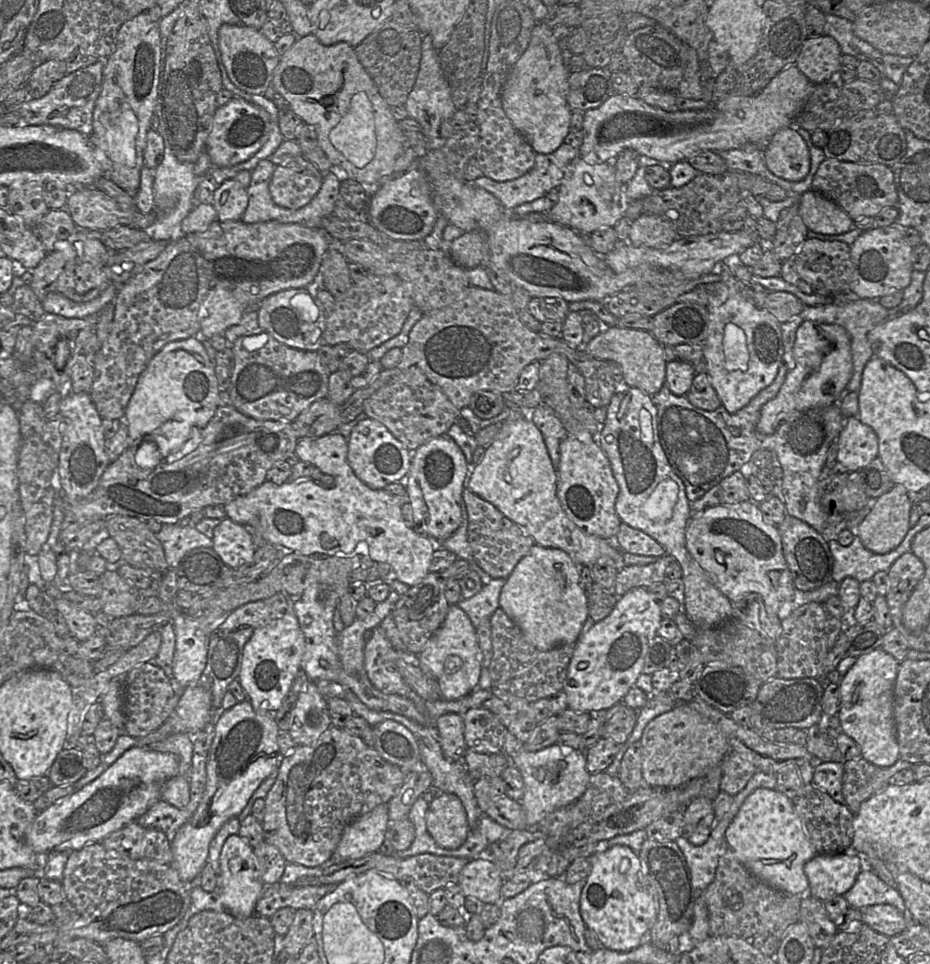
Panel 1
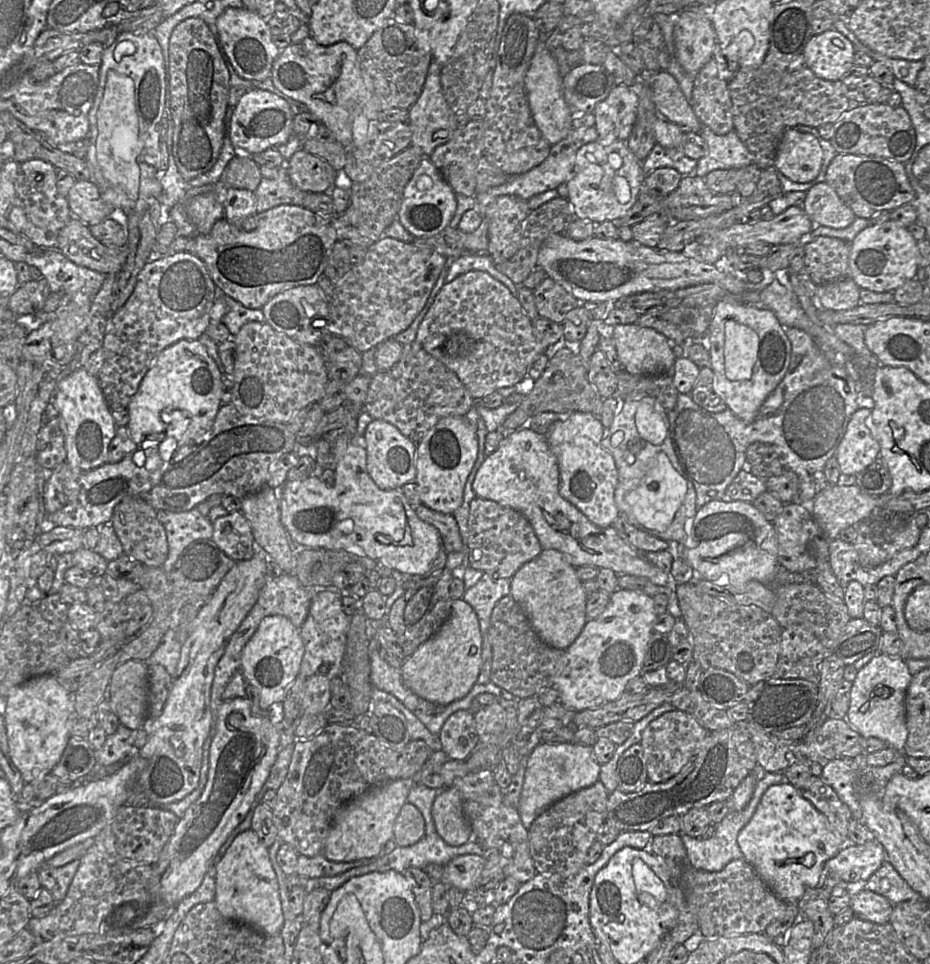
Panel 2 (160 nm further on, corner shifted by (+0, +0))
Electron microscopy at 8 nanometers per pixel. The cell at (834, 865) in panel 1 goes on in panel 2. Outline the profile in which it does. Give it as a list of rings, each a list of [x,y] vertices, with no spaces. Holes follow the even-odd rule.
[[[873,840],[863,845],[846,845],[824,865],[826,874],[837,875],[842,882],[865,883],[886,860],[884,847]]]

